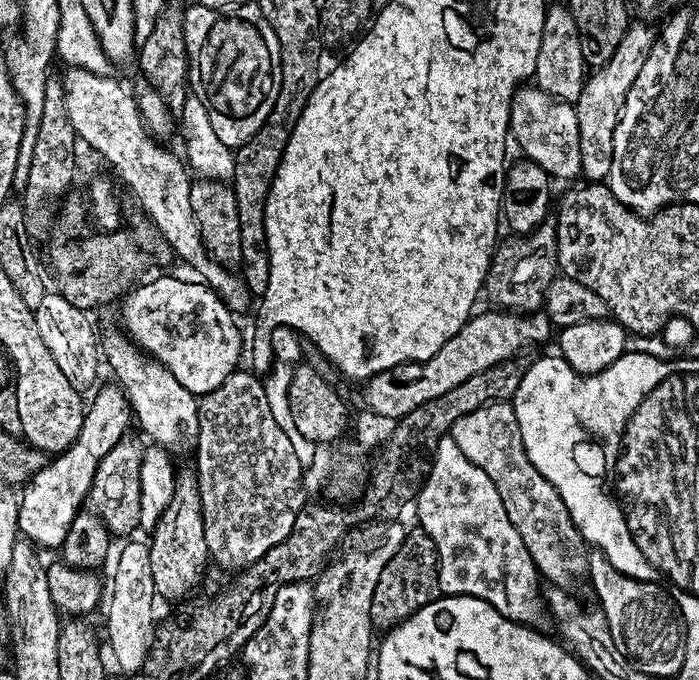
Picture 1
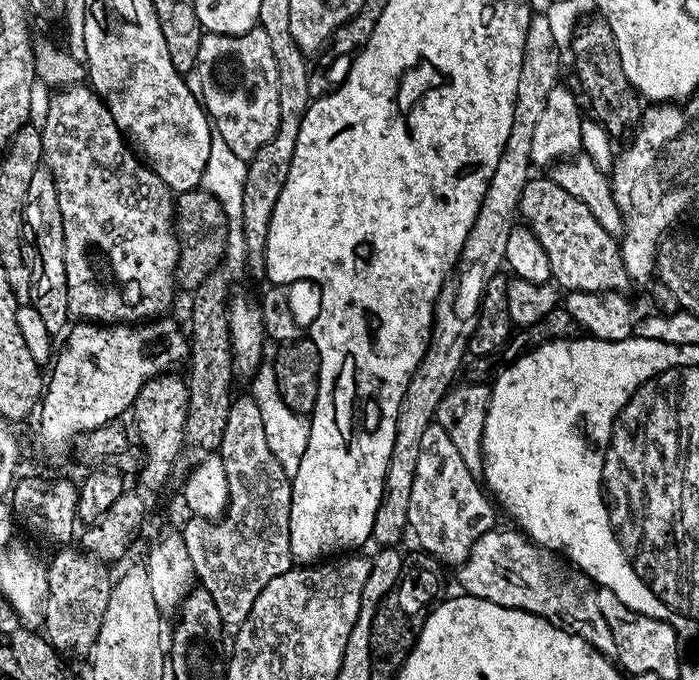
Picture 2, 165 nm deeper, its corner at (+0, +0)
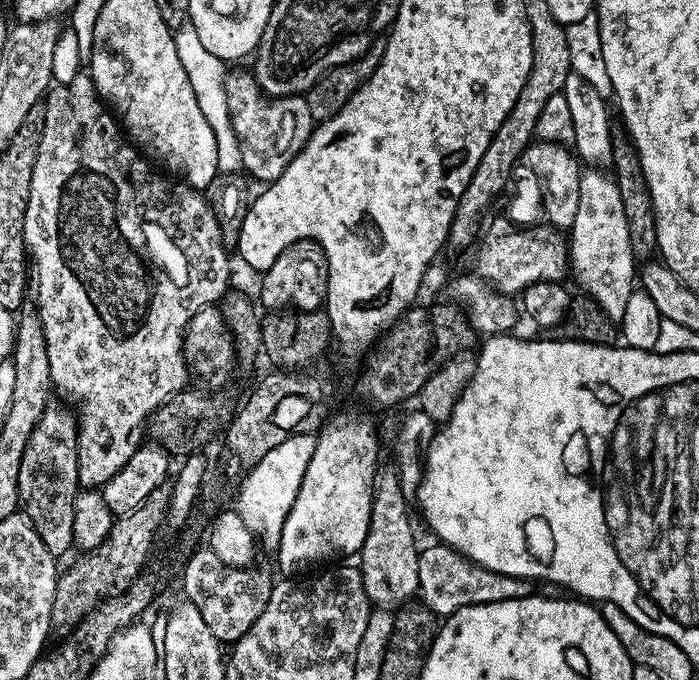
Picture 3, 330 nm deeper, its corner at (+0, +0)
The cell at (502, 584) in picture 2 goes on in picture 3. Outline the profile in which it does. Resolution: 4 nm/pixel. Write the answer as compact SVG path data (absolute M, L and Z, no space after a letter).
M436 542L433 545L425 549L423 547L419 551L418 578L420 591L418 594L421 601L437 617L447 618L468 605L516 600L518 597L531 595L532 586L529 581L500 575L497 572L478 567L446 544Z

